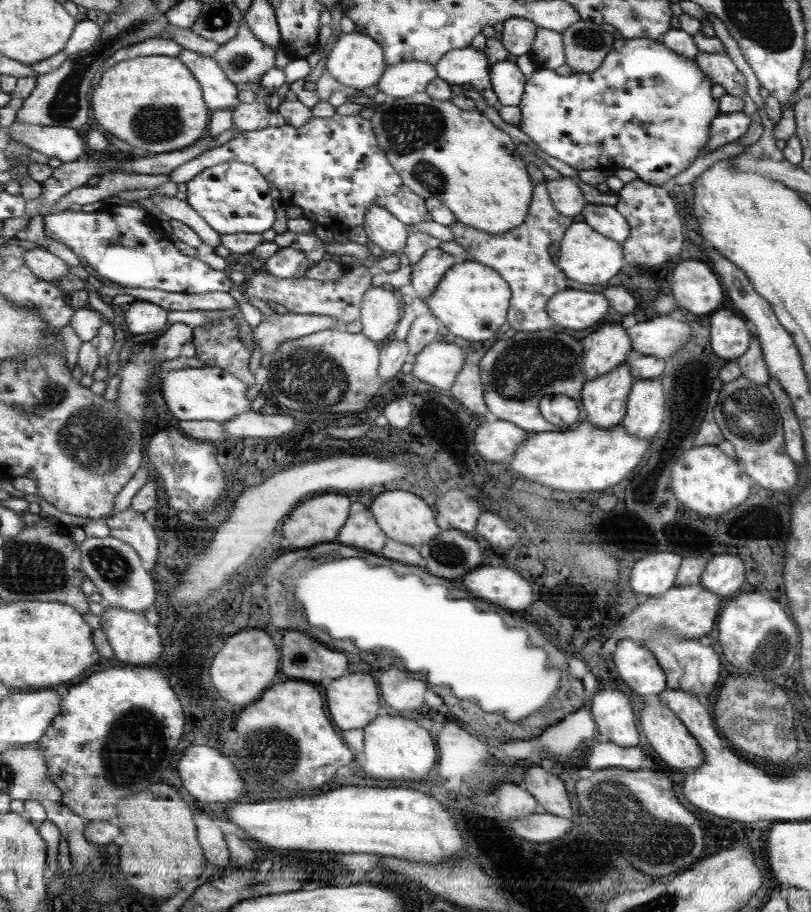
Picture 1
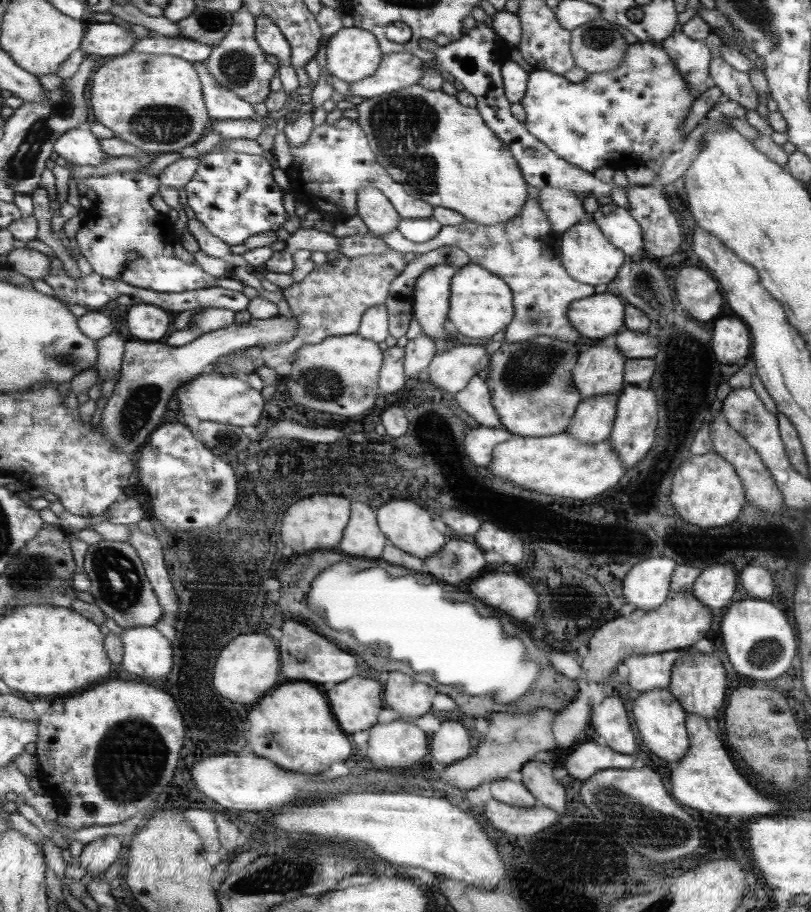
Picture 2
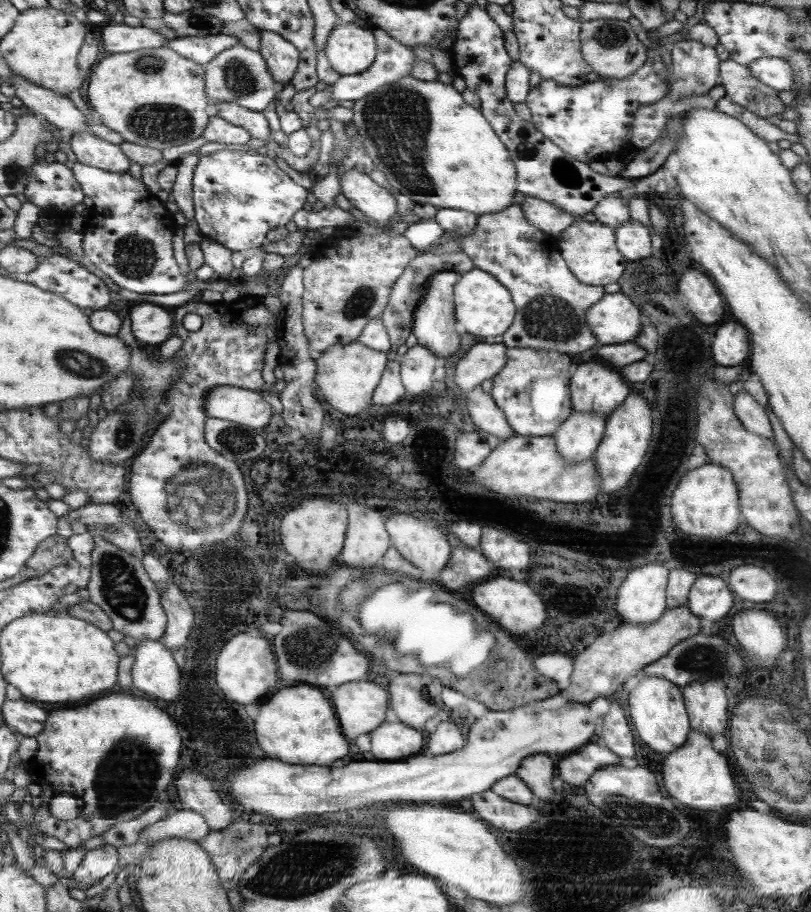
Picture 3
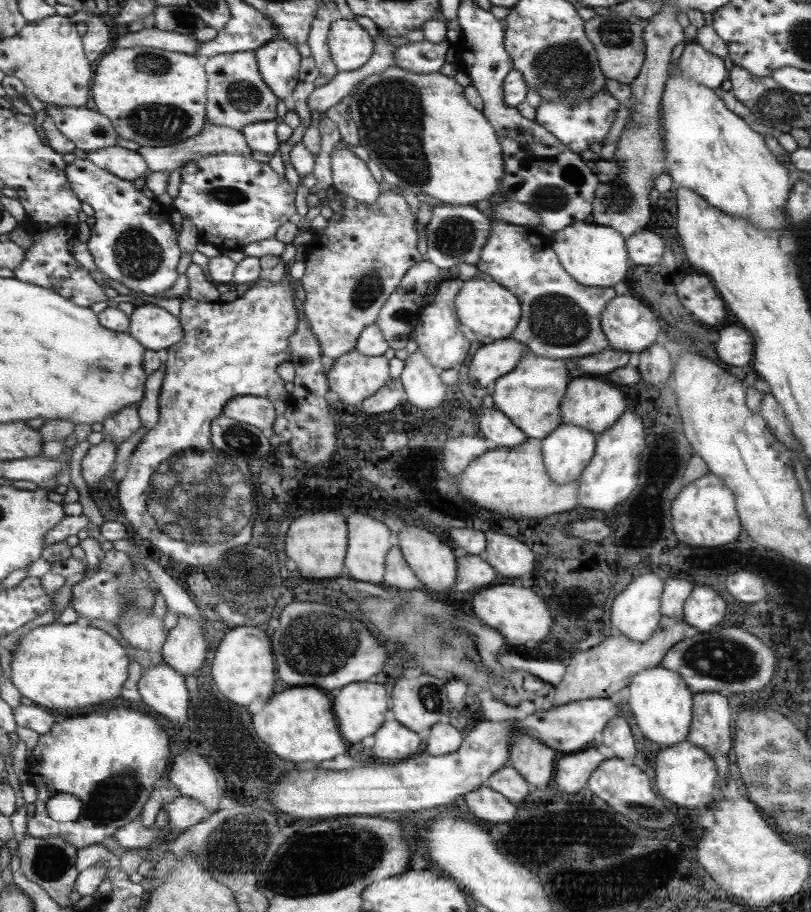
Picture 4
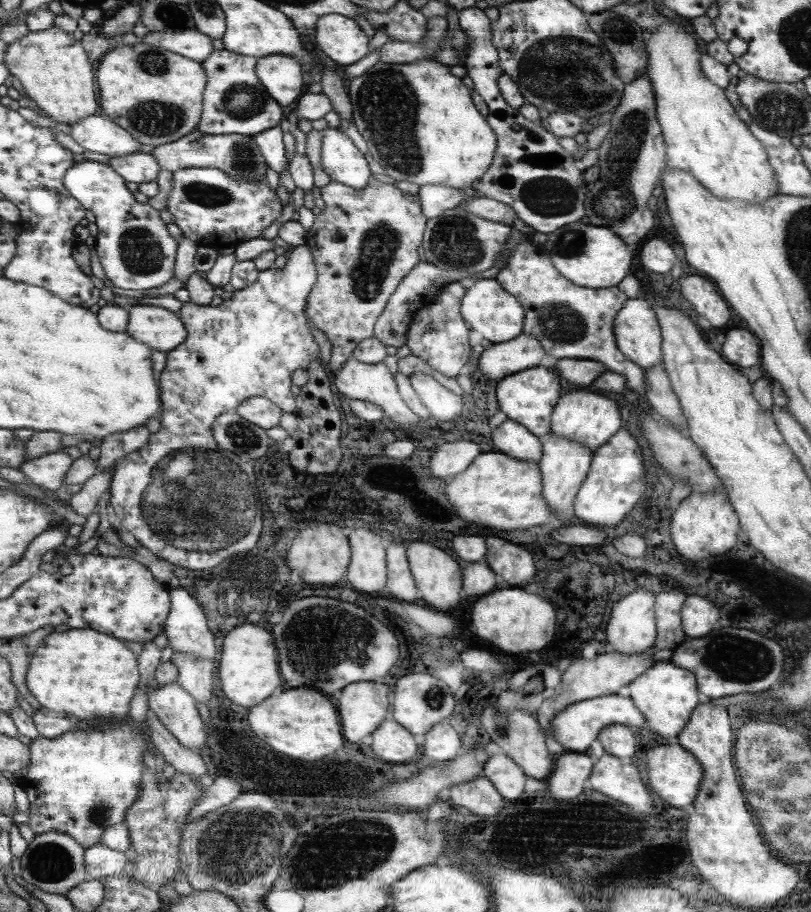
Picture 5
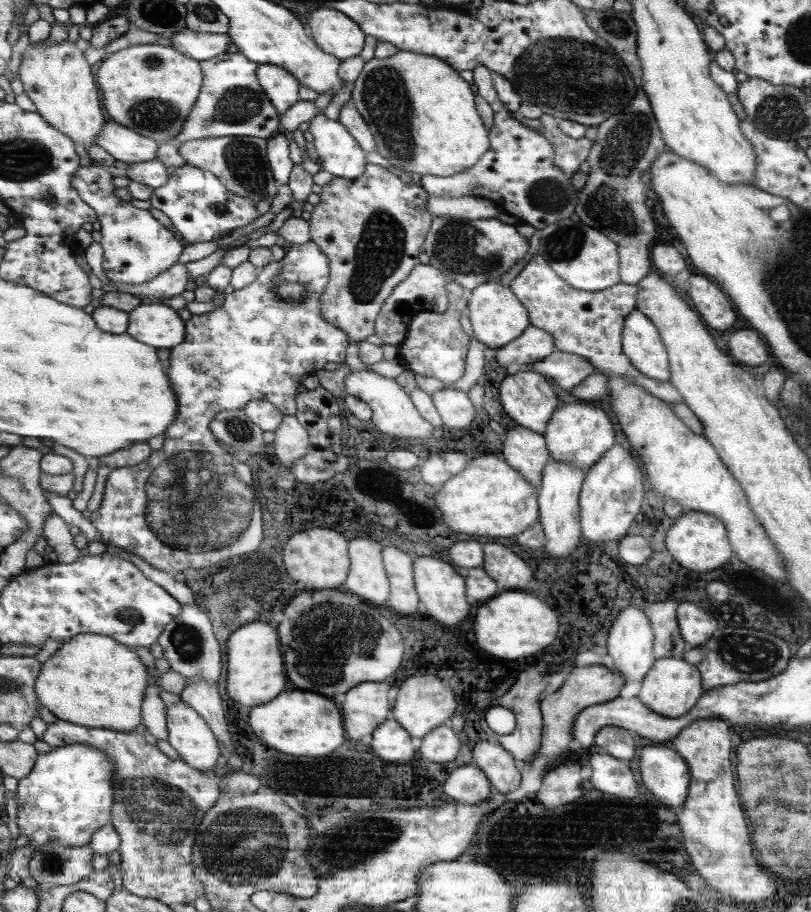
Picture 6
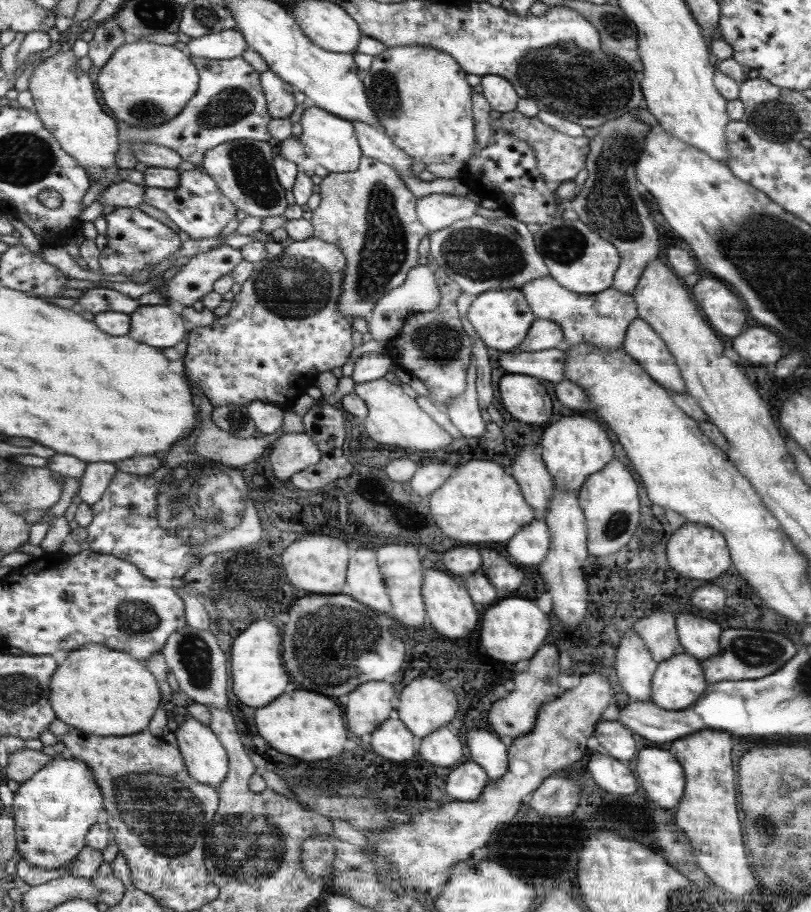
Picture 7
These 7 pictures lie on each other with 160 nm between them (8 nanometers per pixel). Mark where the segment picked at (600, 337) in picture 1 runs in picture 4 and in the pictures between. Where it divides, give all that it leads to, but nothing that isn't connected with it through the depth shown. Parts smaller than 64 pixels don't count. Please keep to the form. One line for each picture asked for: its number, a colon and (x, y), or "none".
2: (599, 369)
3: (596, 388)
4: (591, 403)

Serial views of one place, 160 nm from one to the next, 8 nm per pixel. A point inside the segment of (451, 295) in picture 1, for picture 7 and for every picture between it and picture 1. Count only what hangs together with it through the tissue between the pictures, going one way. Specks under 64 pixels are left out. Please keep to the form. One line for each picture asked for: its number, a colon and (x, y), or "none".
2: (480, 303)
3: (483, 306)
4: (485, 307)
5: (490, 310)
6: (496, 316)
7: (500, 317)

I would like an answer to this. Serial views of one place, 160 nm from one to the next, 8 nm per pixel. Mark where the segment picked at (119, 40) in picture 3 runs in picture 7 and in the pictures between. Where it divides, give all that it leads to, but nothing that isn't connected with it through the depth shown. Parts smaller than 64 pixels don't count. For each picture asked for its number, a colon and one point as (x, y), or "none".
4: (161, 39)
5: (195, 45)
6: (201, 46)
7: (229, 44)

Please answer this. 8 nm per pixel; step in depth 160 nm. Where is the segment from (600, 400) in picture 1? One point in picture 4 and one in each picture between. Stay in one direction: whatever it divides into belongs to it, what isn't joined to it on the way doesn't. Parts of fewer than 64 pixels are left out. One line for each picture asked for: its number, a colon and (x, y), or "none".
2: (593, 421)
3: (577, 438)
4: (566, 451)

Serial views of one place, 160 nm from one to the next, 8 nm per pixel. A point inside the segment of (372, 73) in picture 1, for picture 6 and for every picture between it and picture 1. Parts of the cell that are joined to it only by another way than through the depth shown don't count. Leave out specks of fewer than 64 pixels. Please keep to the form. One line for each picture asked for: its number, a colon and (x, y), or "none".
2: (354, 54)
3: (352, 50)
4: (352, 47)
5: (340, 39)
6: (335, 33)

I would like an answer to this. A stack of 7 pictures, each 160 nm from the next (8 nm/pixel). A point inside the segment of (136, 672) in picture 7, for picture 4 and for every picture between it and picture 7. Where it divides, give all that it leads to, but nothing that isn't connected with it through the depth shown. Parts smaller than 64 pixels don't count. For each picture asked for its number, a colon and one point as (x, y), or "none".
4: (57, 665)
5: (81, 673)
6: (94, 680)

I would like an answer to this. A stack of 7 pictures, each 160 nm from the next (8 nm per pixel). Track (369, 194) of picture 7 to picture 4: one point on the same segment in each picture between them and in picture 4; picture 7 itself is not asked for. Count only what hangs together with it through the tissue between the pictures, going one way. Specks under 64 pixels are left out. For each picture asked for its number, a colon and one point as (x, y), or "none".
4: (353, 267)
5: (365, 242)
6: (372, 228)

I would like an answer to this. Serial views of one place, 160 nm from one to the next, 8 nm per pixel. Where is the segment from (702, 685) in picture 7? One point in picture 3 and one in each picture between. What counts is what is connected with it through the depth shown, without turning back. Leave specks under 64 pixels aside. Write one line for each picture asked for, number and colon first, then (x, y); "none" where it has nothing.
3: (657, 711)
4: (661, 702)
5: (666, 695)
6: (672, 686)

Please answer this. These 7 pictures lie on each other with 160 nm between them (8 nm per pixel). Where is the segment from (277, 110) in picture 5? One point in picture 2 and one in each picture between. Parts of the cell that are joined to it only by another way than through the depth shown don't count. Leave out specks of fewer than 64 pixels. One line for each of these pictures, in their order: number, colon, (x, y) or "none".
2: (238, 62)
3: (239, 75)
4: (238, 95)

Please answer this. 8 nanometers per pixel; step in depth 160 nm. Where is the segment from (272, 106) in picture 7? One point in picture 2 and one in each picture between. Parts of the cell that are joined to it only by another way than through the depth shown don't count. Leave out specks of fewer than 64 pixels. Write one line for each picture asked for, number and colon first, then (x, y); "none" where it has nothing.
2: (270, 37)
3: (283, 58)
4: (280, 62)
5: (285, 78)
6: (283, 88)

